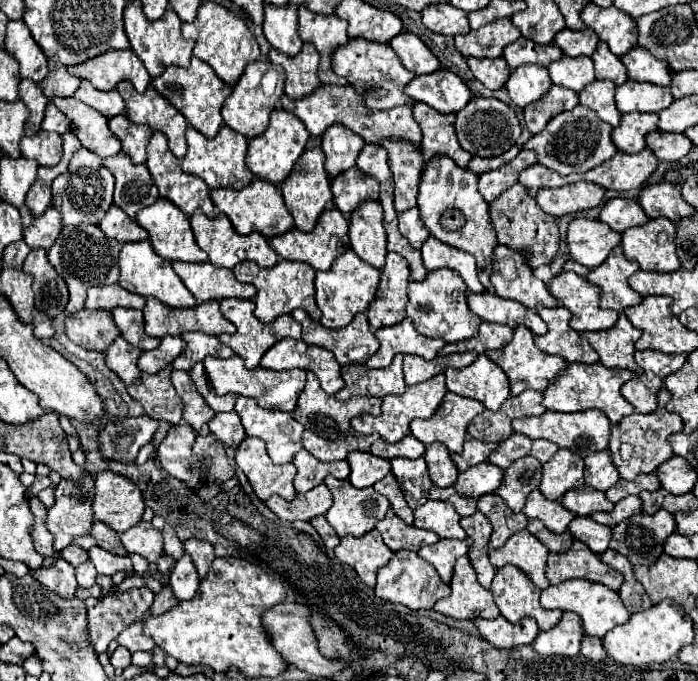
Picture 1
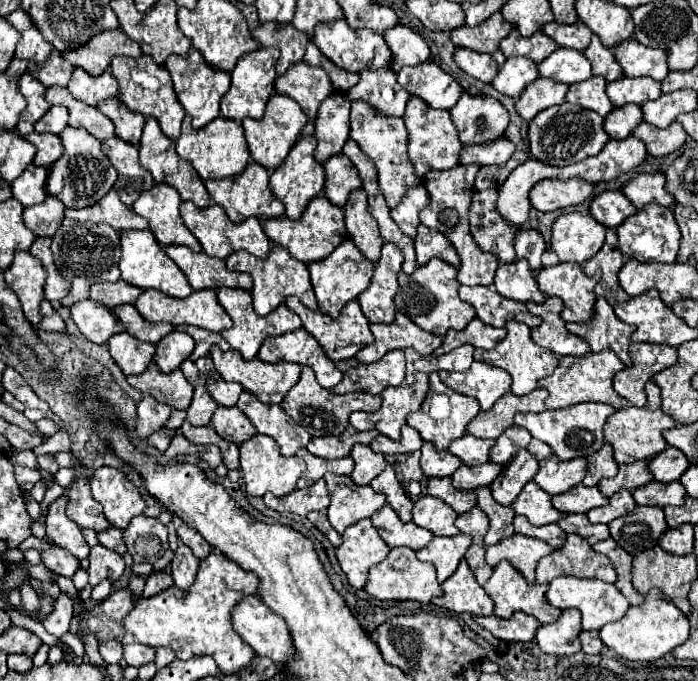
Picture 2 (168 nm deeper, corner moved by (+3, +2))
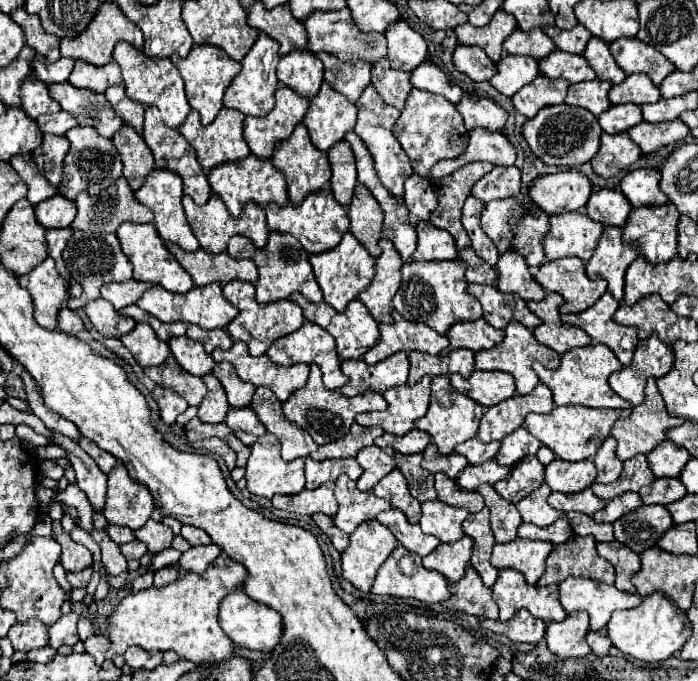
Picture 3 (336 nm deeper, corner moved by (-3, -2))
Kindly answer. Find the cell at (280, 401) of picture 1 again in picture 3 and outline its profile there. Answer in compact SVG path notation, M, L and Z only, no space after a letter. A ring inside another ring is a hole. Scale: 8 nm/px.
M234 343L232 349L228 351L216 349L212 353L212 359L232 363L242 381L248 381L254 387L262 385L272 389L280 403L284 403L296 389L304 387L308 381L308 365L302 365L302 363L292 367L274 365L266 355L252 357L246 345L242 343Z

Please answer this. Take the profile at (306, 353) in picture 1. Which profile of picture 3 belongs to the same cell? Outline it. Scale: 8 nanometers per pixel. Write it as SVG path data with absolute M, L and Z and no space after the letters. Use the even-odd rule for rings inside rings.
M304 321L304 325L294 331L292 335L286 335L286 337L280 337L272 343L272 347L266 351L266 355L276 363L276 365L294 365L294 363L316 363L320 367L320 371L324 373L322 379L324 379L324 385L328 389L340 389L348 377L340 371L340 359L336 355L336 349L334 349L334 337L324 331L322 327L310 323L310 321Z

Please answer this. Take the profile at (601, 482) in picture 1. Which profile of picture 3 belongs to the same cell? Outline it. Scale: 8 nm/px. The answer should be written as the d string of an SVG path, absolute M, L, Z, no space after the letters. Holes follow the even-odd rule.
M608 437L594 457L594 463L596 463L596 469L598 469L596 483L612 483L620 477L622 461L616 457L614 451L616 451L616 439Z

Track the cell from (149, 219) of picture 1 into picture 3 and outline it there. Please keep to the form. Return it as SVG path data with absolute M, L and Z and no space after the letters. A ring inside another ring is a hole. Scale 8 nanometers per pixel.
M154 169L148 175L144 187L140 187L134 195L142 205L146 205L154 213L156 231L164 241L172 241L172 243L180 245L180 249L184 249L184 251L196 251L200 247L198 239L192 235L192 229L190 229L184 209L182 209L182 197L184 197L182 179L176 173L172 173L168 169Z

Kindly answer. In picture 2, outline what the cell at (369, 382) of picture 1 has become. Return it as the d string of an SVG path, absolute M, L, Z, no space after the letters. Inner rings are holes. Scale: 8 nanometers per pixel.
M388 351L376 363L360 363L356 359L338 361L336 367L344 373L344 379L332 389L334 393L366 391L370 395L380 395L386 387L402 385L404 381L404 351Z

